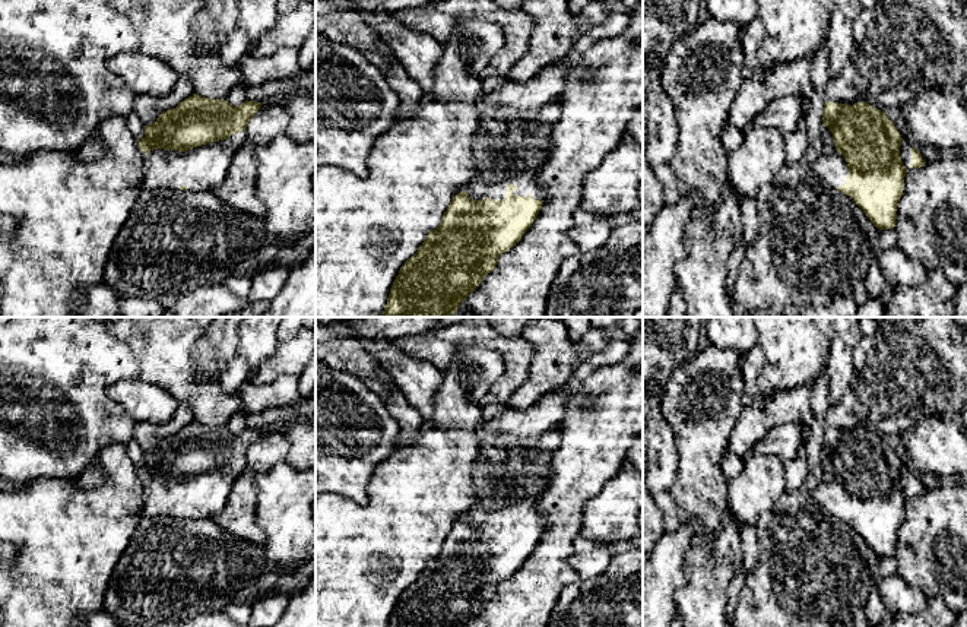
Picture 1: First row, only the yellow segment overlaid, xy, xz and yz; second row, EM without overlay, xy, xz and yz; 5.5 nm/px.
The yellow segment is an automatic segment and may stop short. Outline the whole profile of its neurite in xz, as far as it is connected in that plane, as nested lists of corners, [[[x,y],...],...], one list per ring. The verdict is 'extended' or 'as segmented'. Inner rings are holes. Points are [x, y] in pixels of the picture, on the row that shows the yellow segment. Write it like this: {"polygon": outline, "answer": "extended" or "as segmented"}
{"polygon": [[[524,168],[495,180],[476,174],[466,191],[457,193],[441,224],[428,232],[418,251],[405,262],[396,276],[383,317],[448,317],[491,273],[498,257],[513,248],[532,227],[546,190],[539,171]]], "answer": "extended"}

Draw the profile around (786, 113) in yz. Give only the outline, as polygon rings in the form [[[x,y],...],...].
[[[786,95],[774,99],[754,120],[754,126],[779,127],[783,132],[798,130],[802,120],[805,120],[806,102],[798,95]]]

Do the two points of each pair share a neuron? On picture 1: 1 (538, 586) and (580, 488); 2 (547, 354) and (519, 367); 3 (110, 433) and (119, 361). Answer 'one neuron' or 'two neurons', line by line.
1: one neuron
2: two neurons
3: one neuron

